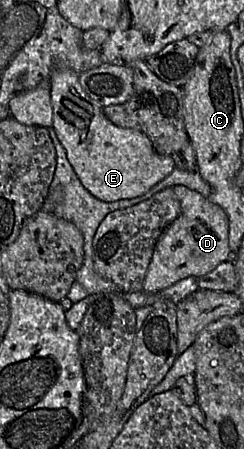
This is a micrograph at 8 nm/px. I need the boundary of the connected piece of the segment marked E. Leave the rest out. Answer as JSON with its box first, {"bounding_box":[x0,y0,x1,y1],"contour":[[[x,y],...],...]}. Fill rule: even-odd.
{"bounding_box":[50,69,174,202],"contour":[[[55,69],[50,81],[53,129],[81,183],[94,197],[105,202],[136,198],[174,171],[172,156],[157,154],[144,133],[118,127],[105,116],[103,107],[82,88],[80,74]]]}

